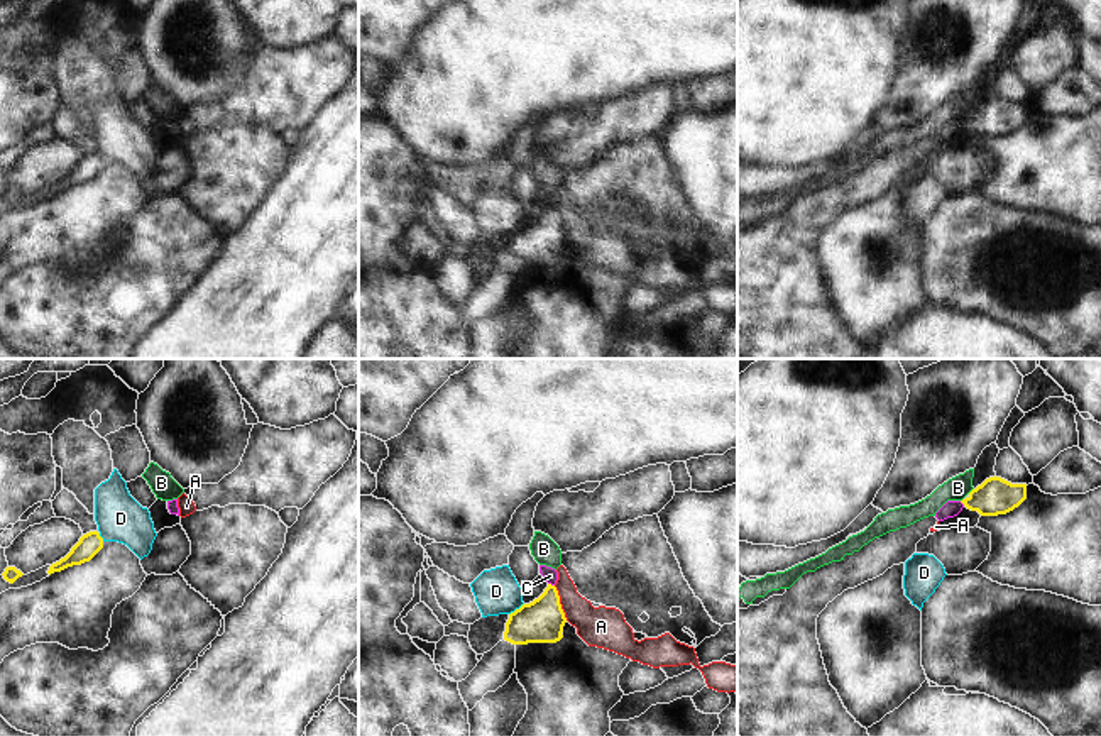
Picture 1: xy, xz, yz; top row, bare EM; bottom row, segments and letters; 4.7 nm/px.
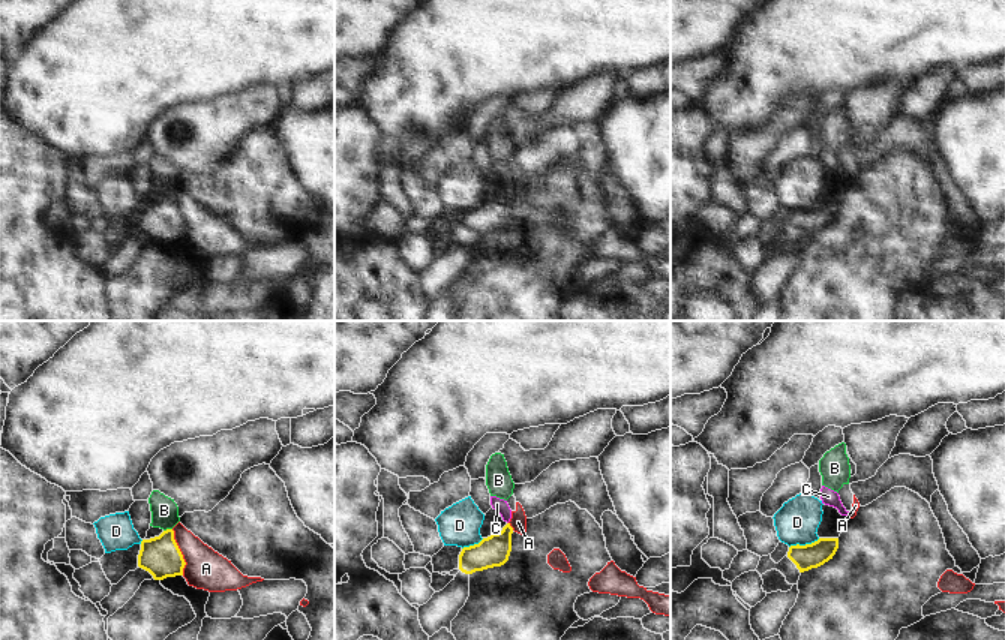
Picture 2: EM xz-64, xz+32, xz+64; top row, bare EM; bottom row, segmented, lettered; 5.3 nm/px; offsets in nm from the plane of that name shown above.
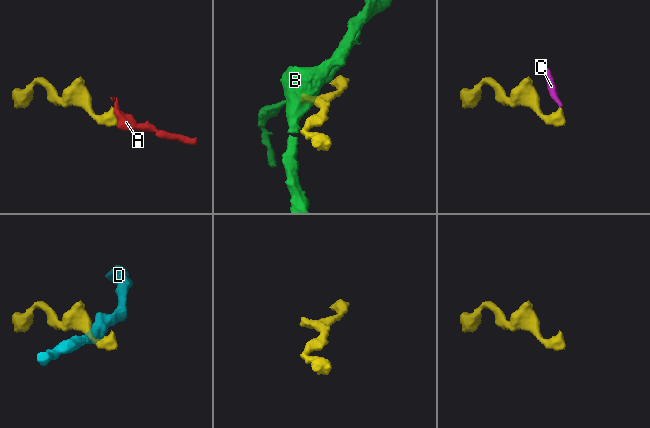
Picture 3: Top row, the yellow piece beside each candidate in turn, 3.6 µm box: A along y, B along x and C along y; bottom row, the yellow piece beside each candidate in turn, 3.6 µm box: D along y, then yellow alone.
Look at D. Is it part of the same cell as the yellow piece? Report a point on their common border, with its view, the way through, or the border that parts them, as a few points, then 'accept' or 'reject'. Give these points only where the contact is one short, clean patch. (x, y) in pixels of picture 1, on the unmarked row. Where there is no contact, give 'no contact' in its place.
contact xz (516, 230); border xz (523, 224), (509, 236); reject

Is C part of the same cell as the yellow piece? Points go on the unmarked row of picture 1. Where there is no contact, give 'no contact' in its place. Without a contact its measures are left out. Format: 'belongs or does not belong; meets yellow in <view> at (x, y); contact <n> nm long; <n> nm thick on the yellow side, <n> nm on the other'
belongs; meets yellow in xz at (550, 205); contact 40 nm long; 200 nm thick on the yellow side, 70 nm on the other

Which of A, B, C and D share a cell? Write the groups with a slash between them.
A / B / C / D

